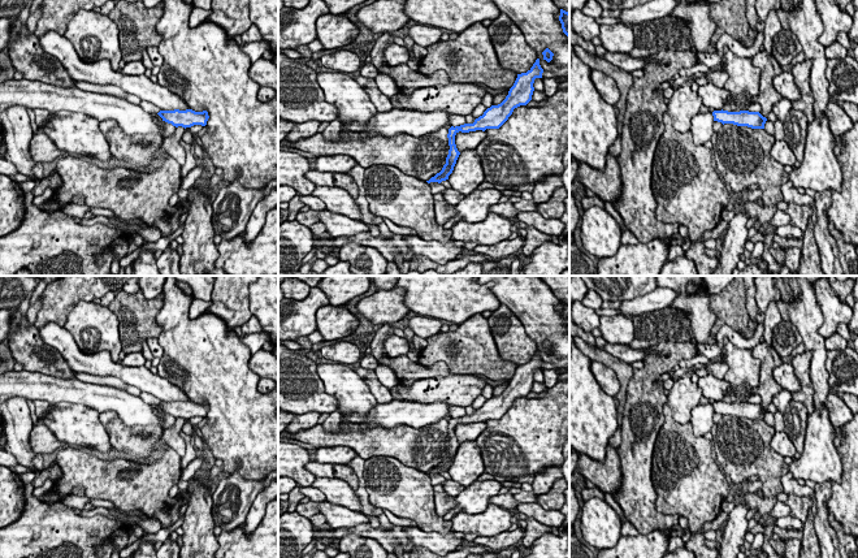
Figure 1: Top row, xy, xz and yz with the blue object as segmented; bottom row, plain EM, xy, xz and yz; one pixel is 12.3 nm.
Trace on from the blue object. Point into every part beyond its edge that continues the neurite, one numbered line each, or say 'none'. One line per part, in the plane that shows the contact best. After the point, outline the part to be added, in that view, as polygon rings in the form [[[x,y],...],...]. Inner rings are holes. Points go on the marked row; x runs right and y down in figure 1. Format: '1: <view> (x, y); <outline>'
none

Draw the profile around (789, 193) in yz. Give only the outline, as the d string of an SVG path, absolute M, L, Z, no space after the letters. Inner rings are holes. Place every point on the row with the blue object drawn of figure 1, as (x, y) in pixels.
M792 181L781 185L783 199L785 203L794 203L798 206L814 206L814 198L807 194L800 194L798 190L793 186Z

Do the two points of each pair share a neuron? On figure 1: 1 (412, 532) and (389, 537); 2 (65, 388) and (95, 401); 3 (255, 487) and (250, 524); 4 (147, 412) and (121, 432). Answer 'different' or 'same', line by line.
1: different
2: same
3: different
4: different

